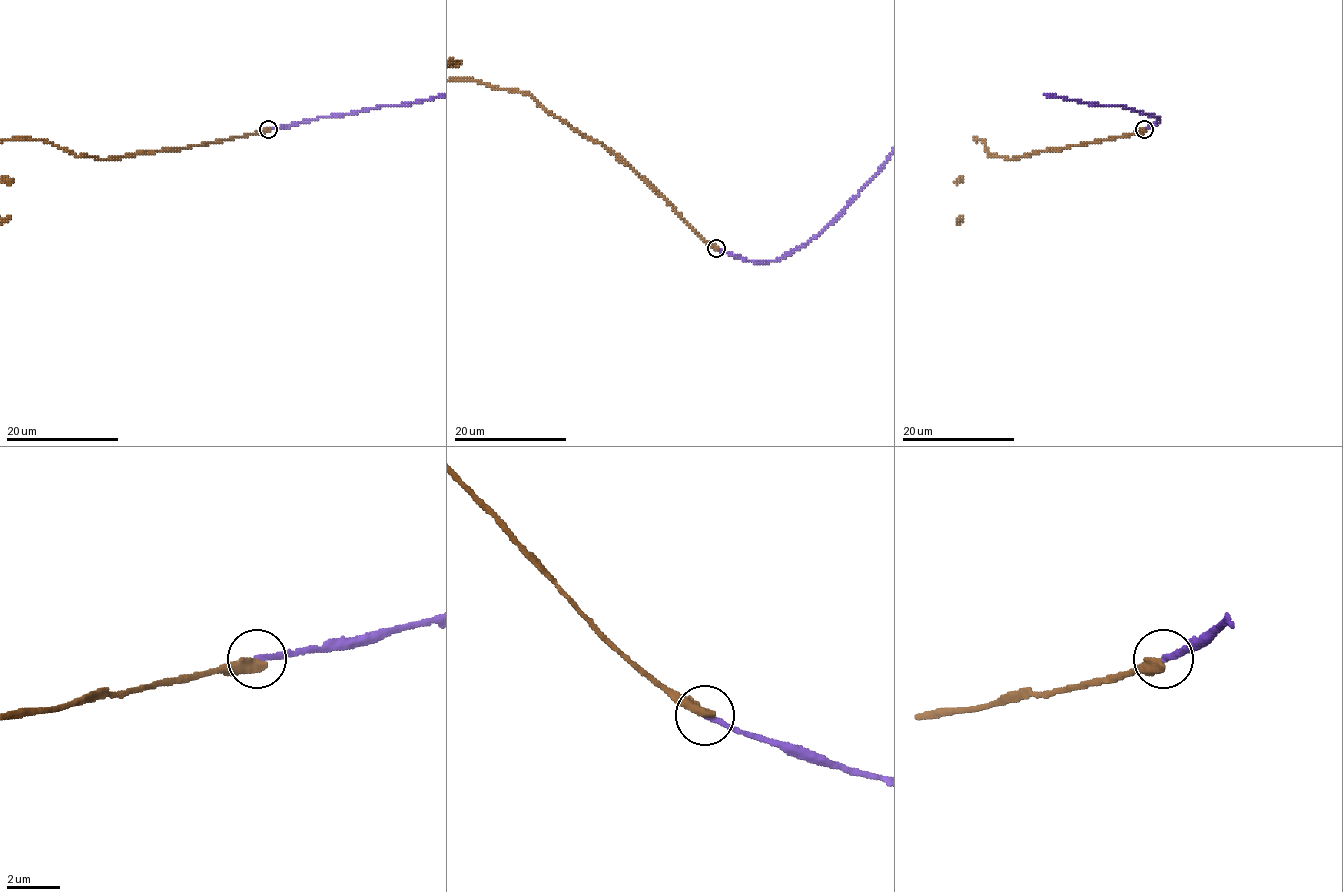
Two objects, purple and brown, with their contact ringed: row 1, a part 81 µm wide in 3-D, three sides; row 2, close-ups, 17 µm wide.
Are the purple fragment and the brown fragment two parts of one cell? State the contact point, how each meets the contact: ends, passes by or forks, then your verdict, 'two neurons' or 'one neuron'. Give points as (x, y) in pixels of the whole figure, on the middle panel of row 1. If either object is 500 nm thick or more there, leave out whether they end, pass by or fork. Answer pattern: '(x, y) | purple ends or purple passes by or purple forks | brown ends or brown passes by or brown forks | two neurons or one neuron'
(716, 248) | purple ends | brown ends | two neurons

